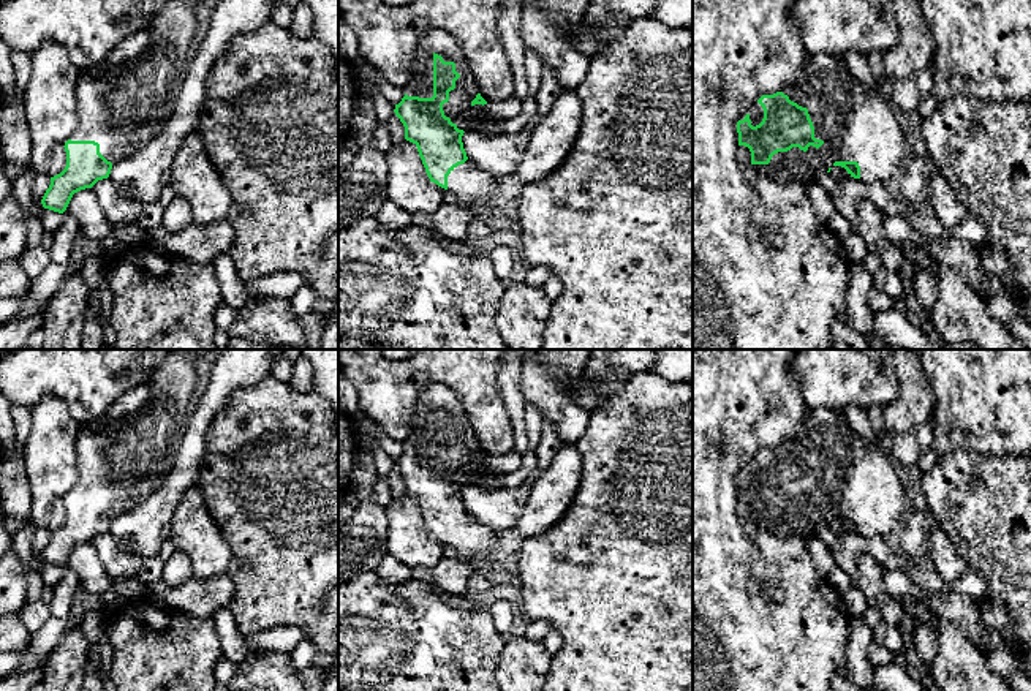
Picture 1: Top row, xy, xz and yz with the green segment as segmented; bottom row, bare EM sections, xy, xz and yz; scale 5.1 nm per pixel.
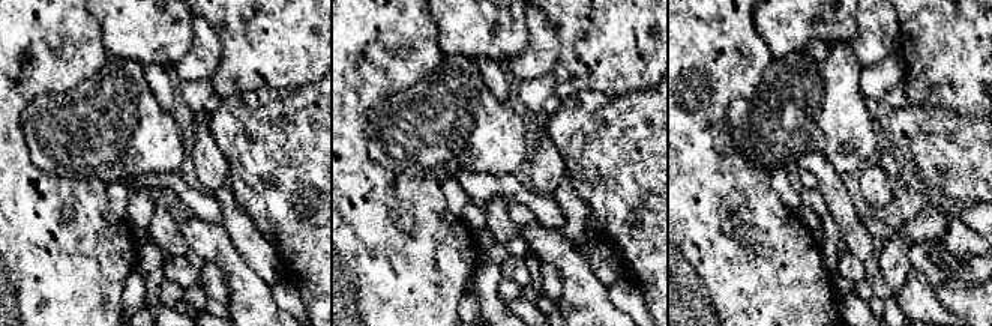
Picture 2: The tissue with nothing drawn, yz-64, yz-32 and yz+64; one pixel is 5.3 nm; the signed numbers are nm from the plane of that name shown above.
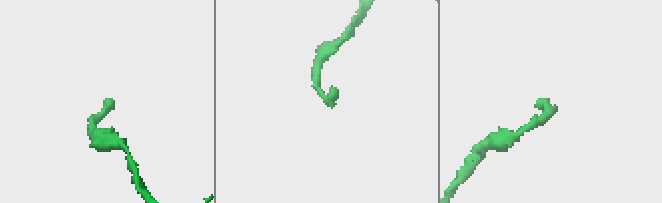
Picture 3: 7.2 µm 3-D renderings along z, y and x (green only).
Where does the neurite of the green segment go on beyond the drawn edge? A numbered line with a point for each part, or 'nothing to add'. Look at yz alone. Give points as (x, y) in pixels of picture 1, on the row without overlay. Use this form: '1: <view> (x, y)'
1: yz (856, 478)

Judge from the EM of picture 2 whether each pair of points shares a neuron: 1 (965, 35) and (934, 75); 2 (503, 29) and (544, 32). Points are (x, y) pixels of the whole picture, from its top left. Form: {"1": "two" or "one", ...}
{"1": "one", "2": "two"}

